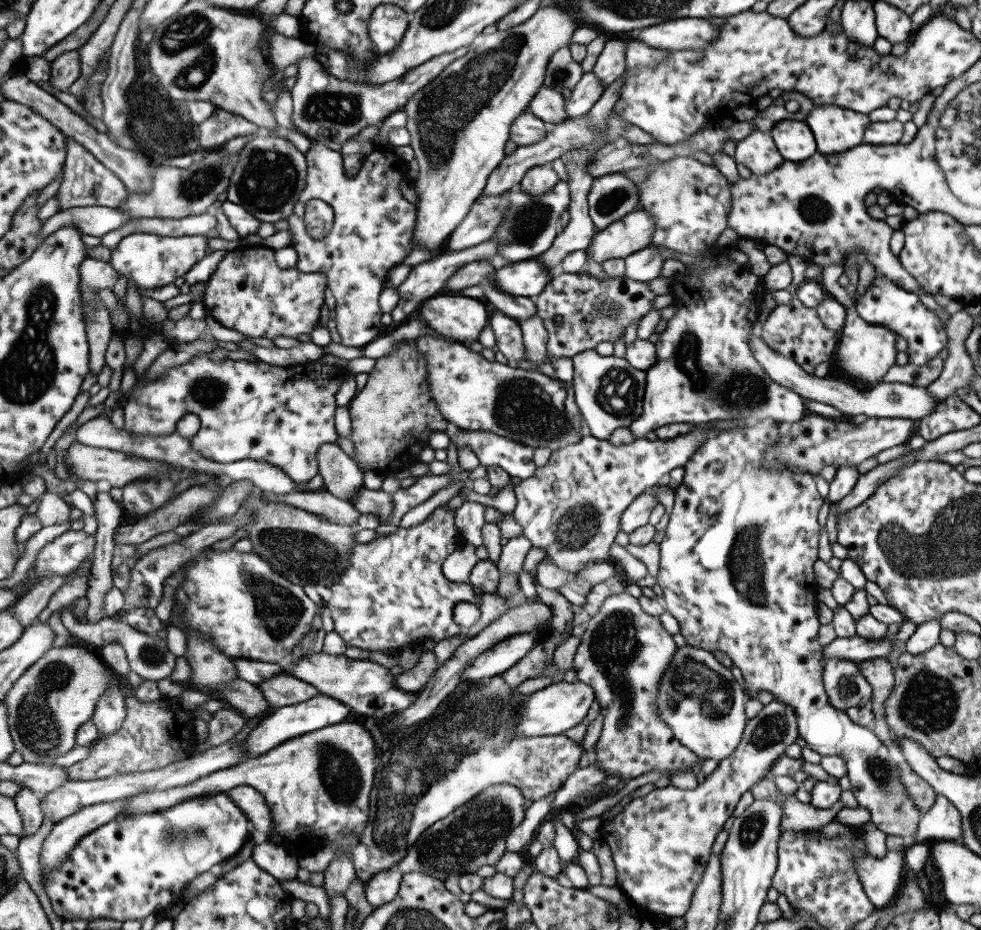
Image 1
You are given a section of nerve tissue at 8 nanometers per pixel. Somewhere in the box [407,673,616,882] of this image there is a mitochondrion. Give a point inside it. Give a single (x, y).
(472, 834)

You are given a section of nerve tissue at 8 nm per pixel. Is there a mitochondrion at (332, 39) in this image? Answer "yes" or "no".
no

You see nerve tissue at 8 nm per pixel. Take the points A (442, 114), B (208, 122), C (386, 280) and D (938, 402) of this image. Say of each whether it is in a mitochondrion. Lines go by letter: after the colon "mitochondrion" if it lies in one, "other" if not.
A: mitochondrion
B: other
C: other
D: other

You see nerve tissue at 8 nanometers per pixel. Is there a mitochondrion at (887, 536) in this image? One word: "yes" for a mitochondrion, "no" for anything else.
yes

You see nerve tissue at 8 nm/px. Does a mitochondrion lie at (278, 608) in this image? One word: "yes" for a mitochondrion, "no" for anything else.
yes

